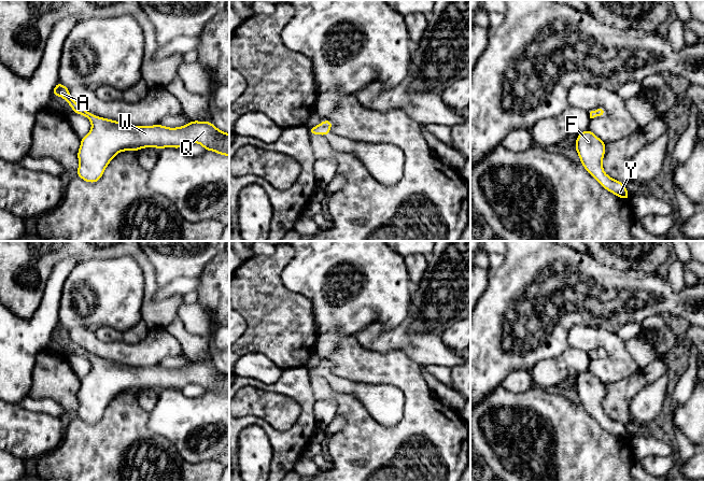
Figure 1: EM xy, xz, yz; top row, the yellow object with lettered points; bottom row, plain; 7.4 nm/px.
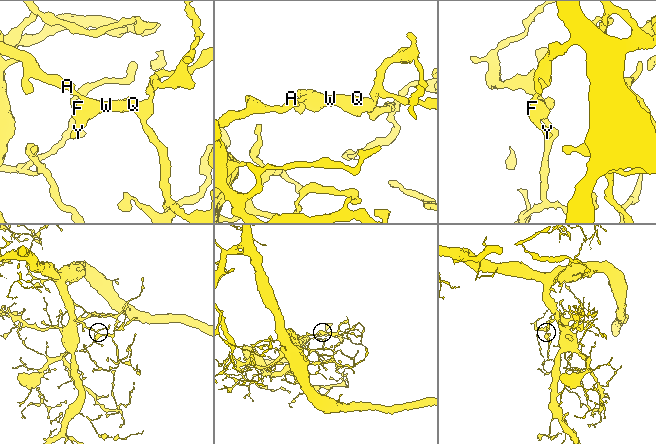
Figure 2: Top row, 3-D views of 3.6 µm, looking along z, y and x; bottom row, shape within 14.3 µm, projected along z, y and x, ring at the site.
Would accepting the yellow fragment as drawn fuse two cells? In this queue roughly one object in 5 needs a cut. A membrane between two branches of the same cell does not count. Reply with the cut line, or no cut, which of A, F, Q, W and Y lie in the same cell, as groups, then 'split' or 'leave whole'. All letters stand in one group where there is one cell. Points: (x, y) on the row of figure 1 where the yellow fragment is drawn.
no cut; A F Q W Y; leave whole

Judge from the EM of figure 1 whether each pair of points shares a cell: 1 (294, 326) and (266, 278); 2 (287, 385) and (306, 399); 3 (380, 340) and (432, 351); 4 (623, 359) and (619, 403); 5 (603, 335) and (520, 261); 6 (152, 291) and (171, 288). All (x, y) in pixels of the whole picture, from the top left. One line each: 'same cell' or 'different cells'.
1: same cell
2: same cell
3: same cell
4: different cells
5: different cells
6: different cells

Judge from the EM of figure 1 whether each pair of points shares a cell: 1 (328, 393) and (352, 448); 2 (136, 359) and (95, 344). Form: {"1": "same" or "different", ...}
{"1": "same", "2": "same"}

